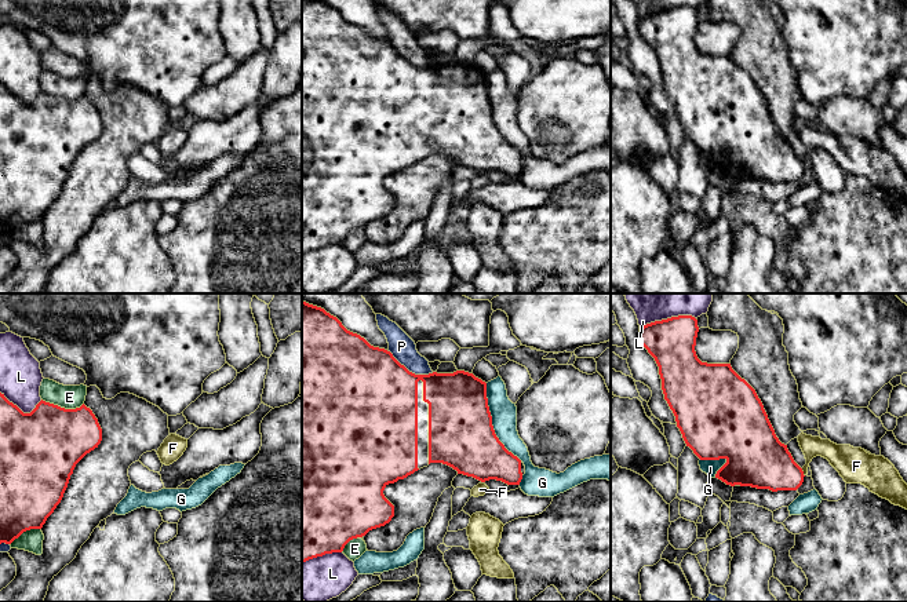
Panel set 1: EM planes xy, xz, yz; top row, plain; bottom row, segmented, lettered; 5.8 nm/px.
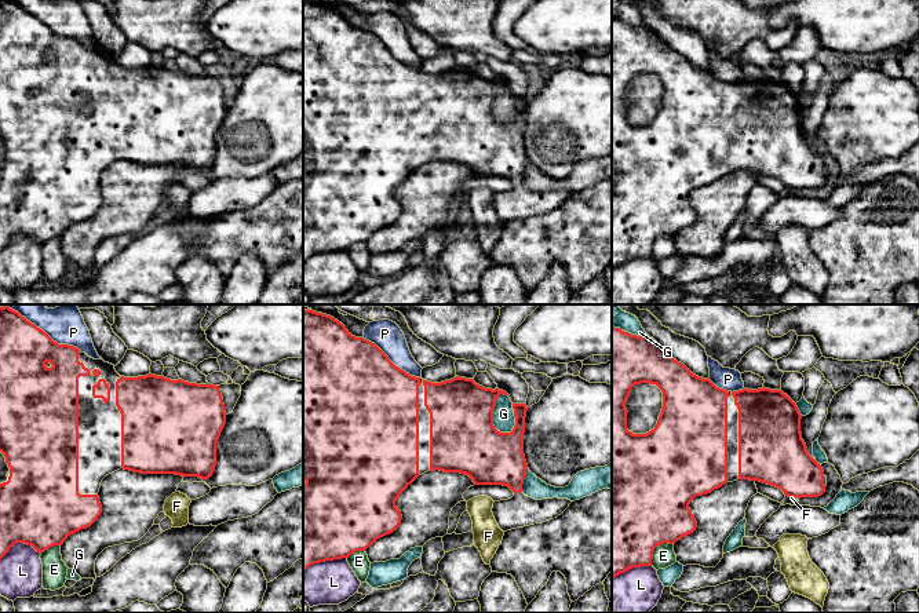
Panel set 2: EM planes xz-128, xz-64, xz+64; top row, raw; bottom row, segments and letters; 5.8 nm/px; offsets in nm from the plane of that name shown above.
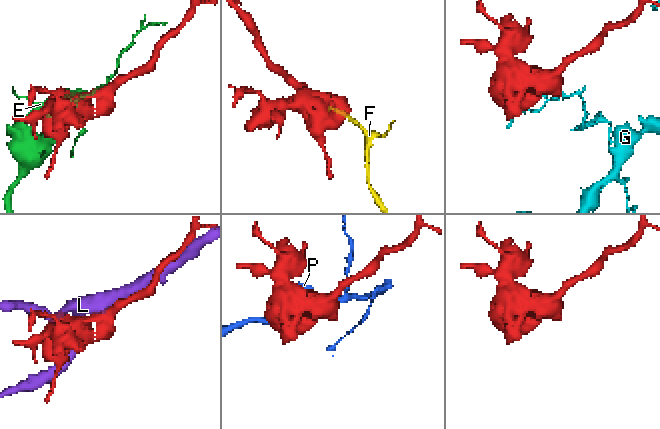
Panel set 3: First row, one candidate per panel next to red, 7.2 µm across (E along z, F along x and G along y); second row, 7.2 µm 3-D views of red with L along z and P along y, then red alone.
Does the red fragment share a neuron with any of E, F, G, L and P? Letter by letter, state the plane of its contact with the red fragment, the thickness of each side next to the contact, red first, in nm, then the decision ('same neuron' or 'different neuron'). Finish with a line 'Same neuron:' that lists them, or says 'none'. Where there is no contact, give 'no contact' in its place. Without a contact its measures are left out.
E: xy | 420/140 nm | different neuron
F: yz | 320/160 nm | different neuron
G: xz | 380/150 nm | different neuron
L: yz | 280/100 nm | different neuron
P: xz | 480/150 nm | different neuron
Same neuron: none

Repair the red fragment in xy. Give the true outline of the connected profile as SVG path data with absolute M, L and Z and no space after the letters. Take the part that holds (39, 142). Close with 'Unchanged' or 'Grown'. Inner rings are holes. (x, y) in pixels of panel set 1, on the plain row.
M0 84L0 236L11 236L23 223L43 219L61 194L76 156L101 132L98 110L84 95L65 101L41 91L30 105L23 105Z. Unchanged

